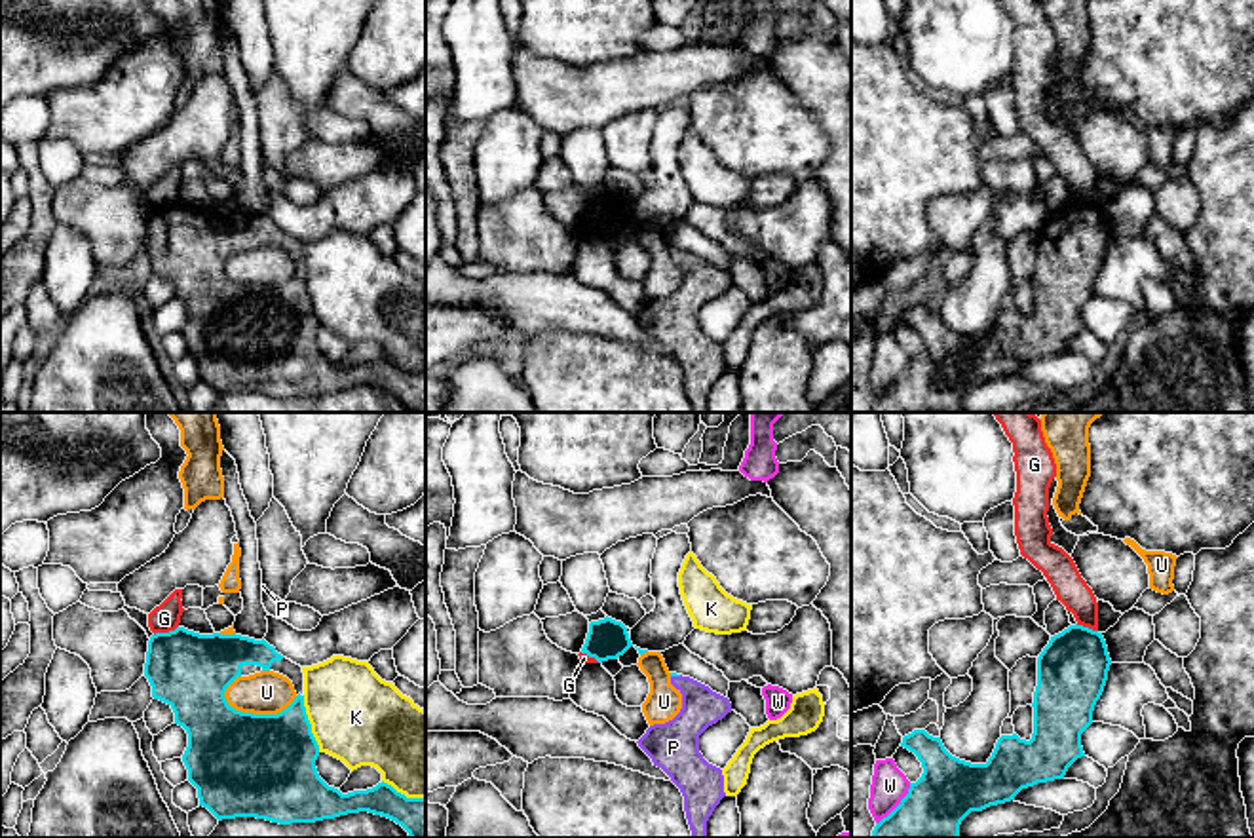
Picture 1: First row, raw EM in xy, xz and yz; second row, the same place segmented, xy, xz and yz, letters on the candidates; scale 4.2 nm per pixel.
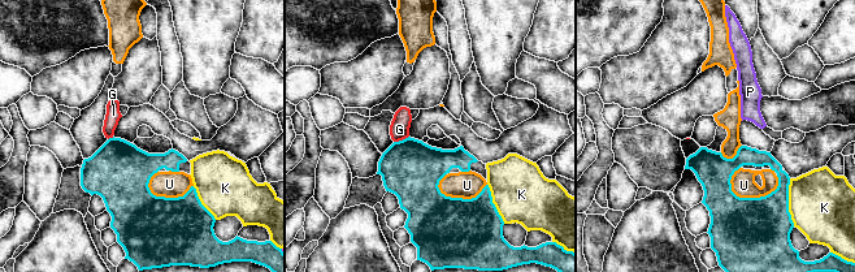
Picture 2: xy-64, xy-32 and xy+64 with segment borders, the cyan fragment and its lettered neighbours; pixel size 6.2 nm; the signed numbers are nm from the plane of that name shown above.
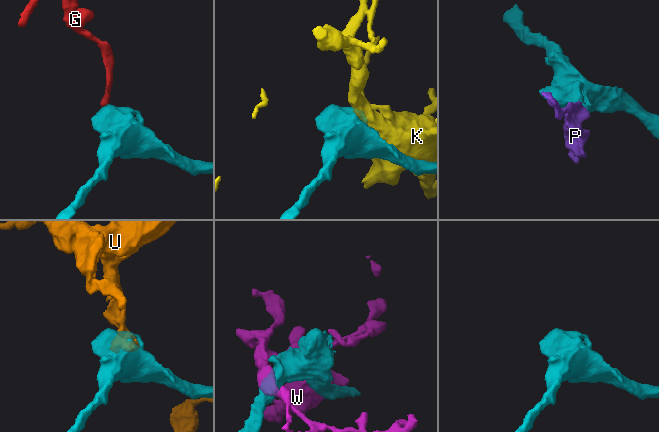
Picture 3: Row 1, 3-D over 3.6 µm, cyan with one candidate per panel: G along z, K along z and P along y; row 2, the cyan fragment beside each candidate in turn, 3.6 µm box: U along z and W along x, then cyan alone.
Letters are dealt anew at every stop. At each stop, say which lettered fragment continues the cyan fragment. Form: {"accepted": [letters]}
{"accepted": ["P"]}

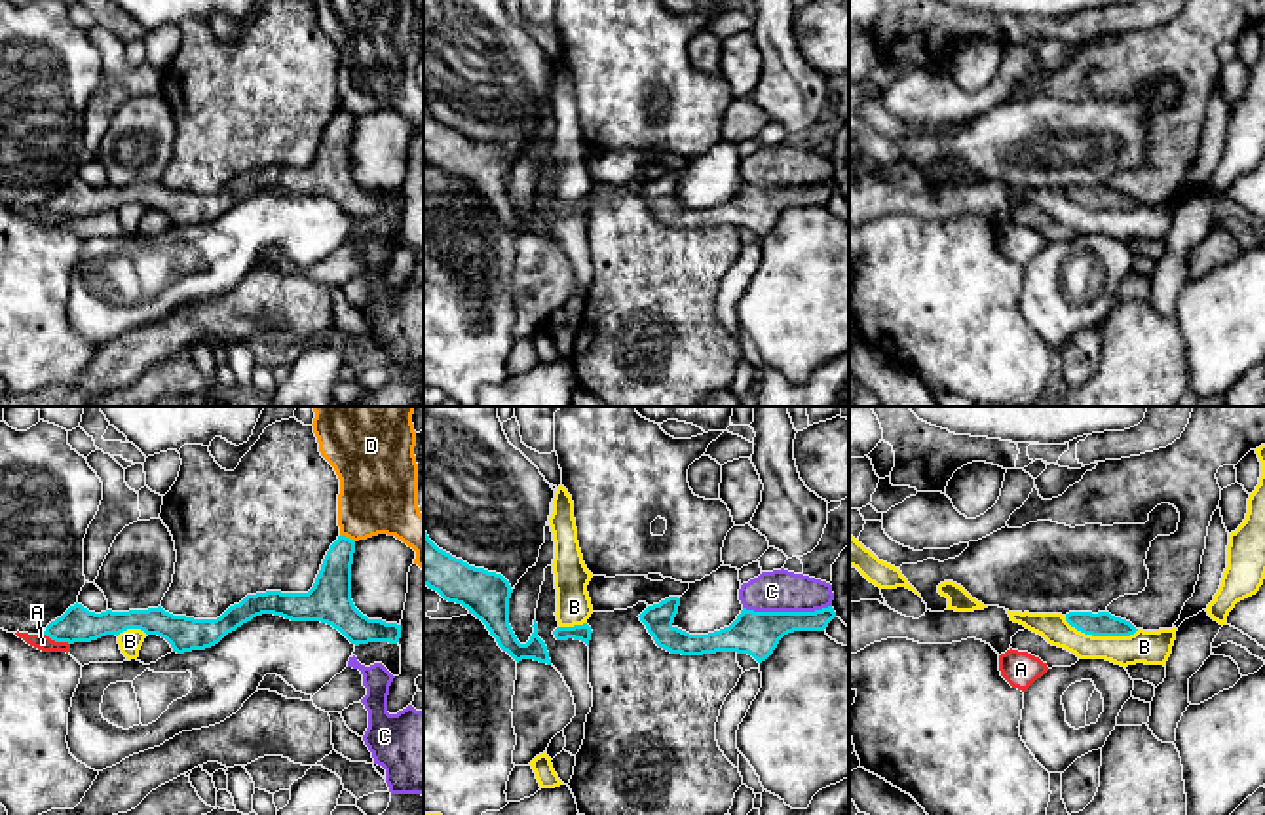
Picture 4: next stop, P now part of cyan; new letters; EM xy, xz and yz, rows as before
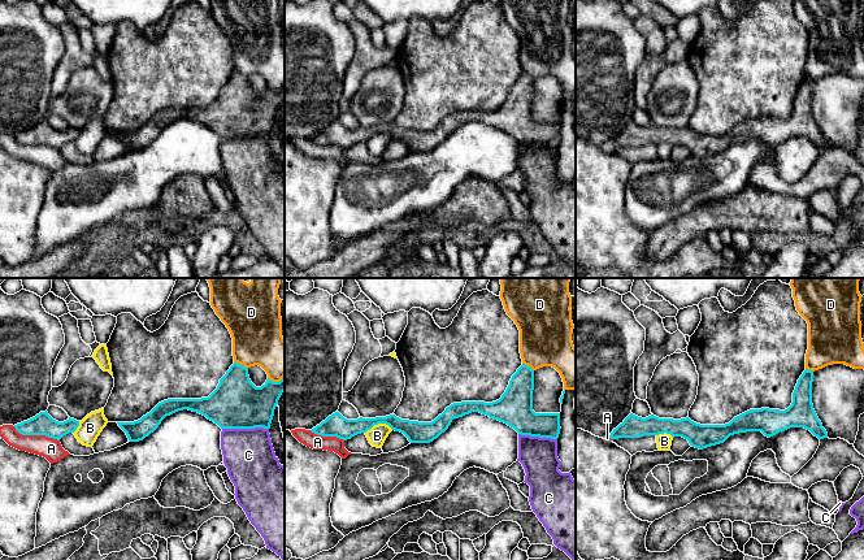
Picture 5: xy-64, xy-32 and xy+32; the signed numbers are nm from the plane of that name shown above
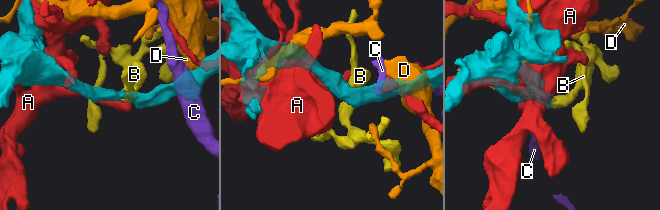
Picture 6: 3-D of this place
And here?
{"accepted": []}

